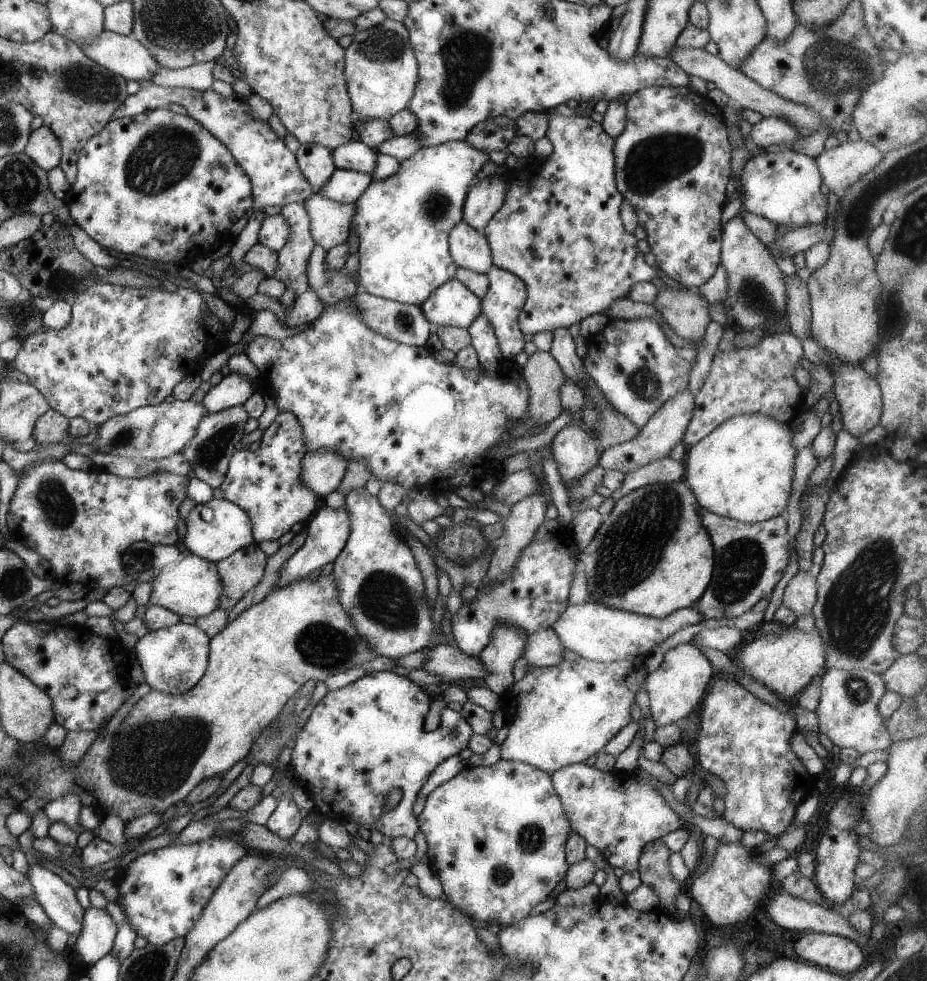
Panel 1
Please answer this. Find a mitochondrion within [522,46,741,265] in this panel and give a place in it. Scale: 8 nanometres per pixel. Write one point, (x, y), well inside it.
(651, 163)

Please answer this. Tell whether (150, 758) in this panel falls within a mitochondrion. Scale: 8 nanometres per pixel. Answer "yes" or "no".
yes

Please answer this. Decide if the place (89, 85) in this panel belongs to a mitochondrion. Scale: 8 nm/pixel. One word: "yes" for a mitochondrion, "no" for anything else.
yes

